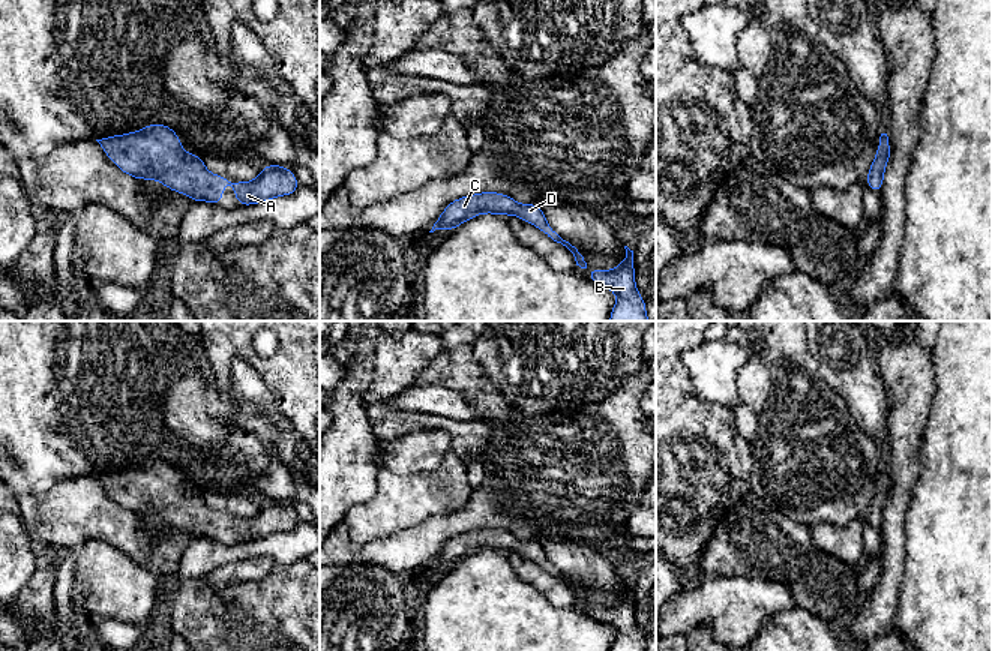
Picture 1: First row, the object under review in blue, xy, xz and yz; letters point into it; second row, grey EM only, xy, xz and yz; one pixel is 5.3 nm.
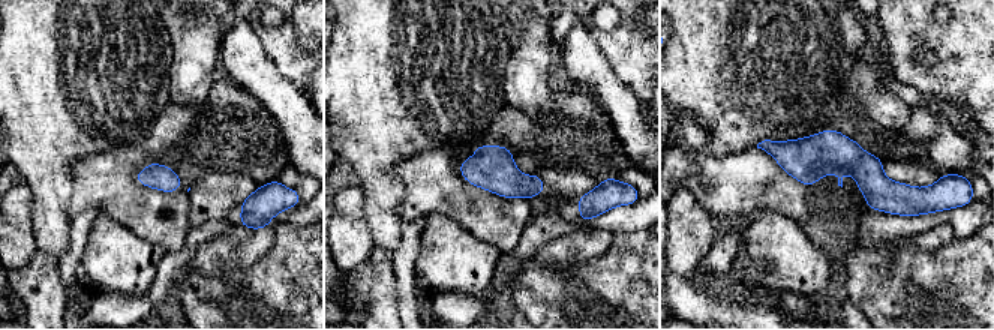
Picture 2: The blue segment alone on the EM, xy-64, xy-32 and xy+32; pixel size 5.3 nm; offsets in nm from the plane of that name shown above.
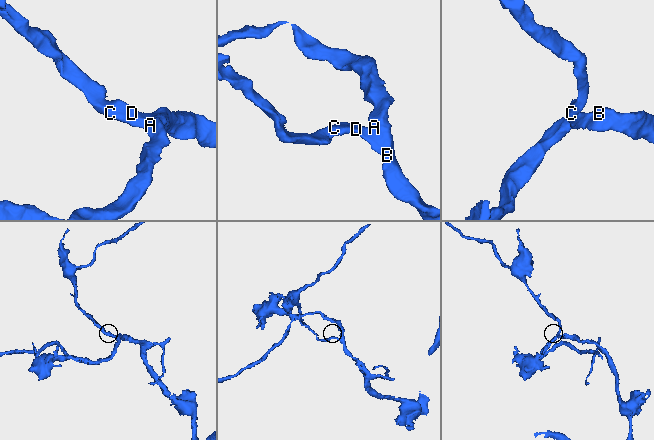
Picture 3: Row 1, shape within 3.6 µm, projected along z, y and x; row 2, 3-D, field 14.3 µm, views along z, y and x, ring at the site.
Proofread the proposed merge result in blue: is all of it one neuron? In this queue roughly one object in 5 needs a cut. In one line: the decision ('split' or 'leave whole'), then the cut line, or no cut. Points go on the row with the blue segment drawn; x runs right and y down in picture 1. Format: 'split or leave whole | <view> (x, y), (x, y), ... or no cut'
leave whole | no cut

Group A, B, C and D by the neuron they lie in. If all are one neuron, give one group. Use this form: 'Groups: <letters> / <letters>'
Groups: A B C D

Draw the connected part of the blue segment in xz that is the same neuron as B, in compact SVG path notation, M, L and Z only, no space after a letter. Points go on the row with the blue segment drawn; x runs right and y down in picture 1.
M627 246L624 249L626 256L617 268L588 270L587 278L617 294L609 321L650 321L645 302L635 285L633 250Z

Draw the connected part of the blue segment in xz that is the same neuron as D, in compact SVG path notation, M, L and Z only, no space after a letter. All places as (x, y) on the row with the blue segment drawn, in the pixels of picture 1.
M482 192L452 201L440 214L429 232L434 232L435 230L452 231L465 220L482 213L494 213L501 216L515 214L516 218L531 225L536 225L545 236L566 246L573 254L576 266L579 266L581 268L587 268L587 262L584 261L584 256L578 252L578 249L572 246L569 242L563 240L551 228L540 206L518 204L509 195L498 192Z

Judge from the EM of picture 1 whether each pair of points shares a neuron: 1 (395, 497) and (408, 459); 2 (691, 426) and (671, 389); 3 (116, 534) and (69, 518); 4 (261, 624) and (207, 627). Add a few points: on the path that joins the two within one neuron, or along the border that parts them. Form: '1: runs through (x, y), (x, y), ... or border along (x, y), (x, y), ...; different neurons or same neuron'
1: border along (438, 465), (405, 473), (383, 467); different neurons
2: runs through (682, 417), (671, 407), (671, 398); same neuron
3: runs through (104, 522), (99, 518), (81, 518); same neuron
4: runs through (248, 627), (221, 627); same neuron

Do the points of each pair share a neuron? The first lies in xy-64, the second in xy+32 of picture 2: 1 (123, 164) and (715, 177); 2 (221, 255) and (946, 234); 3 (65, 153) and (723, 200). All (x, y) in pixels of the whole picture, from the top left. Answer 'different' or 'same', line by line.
1: same
2: same
3: different

